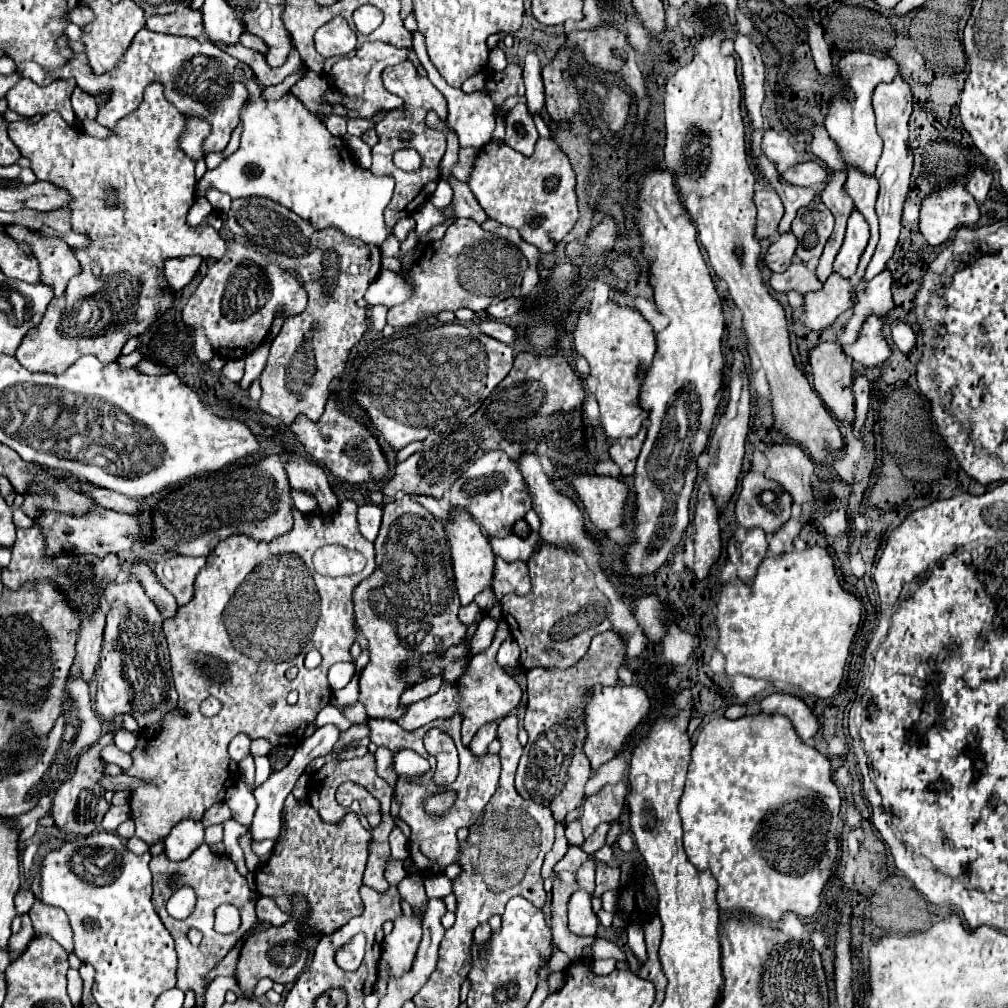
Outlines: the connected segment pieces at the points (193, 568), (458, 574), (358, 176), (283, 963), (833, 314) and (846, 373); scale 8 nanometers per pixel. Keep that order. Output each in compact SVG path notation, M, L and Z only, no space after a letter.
M171 556L169 560L157 562L155 576L175 596L177 604L185 606L193 598L195 576L203 568L203 564L205 564L205 558Z
M449 508L449 520L443 522L443 528L449 536L449 548L451 548L451 564L453 564L453 576L457 584L457 594L463 606L473 602L475 594L479 594L483 588L491 586L493 578L493 564L495 564L495 554L489 546L489 540L483 536L481 528L473 522L467 510L463 508Z
M253 76L247 80L247 102L241 108L241 146L239 150L221 162L217 168L207 170L201 182L197 182L197 192L203 194L207 186L213 186L221 192L227 192L231 198L249 198L249 196L265 196L271 198L289 210L293 210L297 216L307 218L315 228L327 228L335 226L343 230L343 234L359 238L363 242L371 242L381 246L389 236L391 228L383 220L383 210L389 204L393 196L393 178L391 176L375 176L373 172L361 170L355 160L349 156L347 150L337 146L337 142L343 142L343 138L333 136L323 122L319 122L295 96L285 94L279 100L267 100L263 98L263 86Z
M261 922L259 930L255 930L255 934L249 936L241 948L239 962L235 968L235 980L237 980L239 988L243 990L243 994L251 996L253 986L261 978L271 978L273 982L281 982L281 984L295 982L295 978L303 970L305 962L307 962L307 954L301 952L301 936L293 922L287 922L281 928L269 926L269 922Z
M831 274L821 290L805 294L803 324L809 330L823 330L849 308L853 308L853 284L837 274Z
M823 342L809 350L809 364L813 370L813 386L827 408L835 412L839 420L853 422L855 418L855 406L853 406L853 358L843 352L843 348L837 342Z

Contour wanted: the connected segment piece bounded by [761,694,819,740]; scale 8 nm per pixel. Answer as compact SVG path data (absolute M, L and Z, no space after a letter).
M771 694L761 702L761 712L781 714L791 720L795 732L801 740L811 740L819 728L813 712L803 704L803 700L789 694Z

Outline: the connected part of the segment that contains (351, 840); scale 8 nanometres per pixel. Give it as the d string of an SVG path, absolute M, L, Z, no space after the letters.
M287 796L283 808L285 834L277 838L269 862L255 870L255 884L261 896L273 896L281 910L289 912L291 894L305 894L311 906L309 924L323 935L329 935L345 925L353 916L361 914L363 902L359 888L363 884L363 870L369 850L369 832L359 824L355 814L347 814L341 822L329 824L319 814L299 800Z

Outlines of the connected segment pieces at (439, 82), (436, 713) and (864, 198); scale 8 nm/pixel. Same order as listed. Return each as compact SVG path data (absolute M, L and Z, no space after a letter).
M419 32L413 34L413 50L415 50L419 62L423 64L423 68L427 70L427 78L433 80L433 84L443 92L443 96L445 96L447 102L449 102L449 126L457 132L459 144L461 144L461 146L475 146L475 148L485 146L485 144L491 140L491 132L493 132L493 128L495 128L495 120L493 120L493 100L491 100L489 90L477 90L477 92L471 92L471 94L463 94L459 88L451 88L451 86L441 78L441 74L437 72L437 68L431 64L431 60L427 58L425 38L423 38Z
M501 620L499 628L495 632L495 638L491 642L489 648L481 650L477 656L473 656L471 664L469 664L469 670L467 674L459 680L457 686L451 686L451 684L443 684L439 688L437 694L425 698L425 700L419 700L415 704L411 704L407 710L405 710L405 716L401 716L397 720L397 724L403 728L403 730L417 730L421 728L423 724L429 724L437 718L447 718L447 716L453 716L455 712L463 714L463 744L469 746L471 738L475 736L475 732L485 724L485 722L491 722L491 720L503 720L509 712L513 712L521 700L521 688L519 684L513 680L511 674L507 674L501 666L497 666L495 662L495 654L497 654L497 648L501 645L505 639L510 636L511 630L505 620Z
M849 168L849 176L845 182L845 190L855 202L855 208L865 216L865 220L871 226L871 238L869 244L861 256L859 268L855 272L855 282L859 282L865 274L865 268L875 252L875 246L879 242L879 226L877 226L877 214L875 214L875 198L877 198L877 178L865 172L859 172L859 168Z

